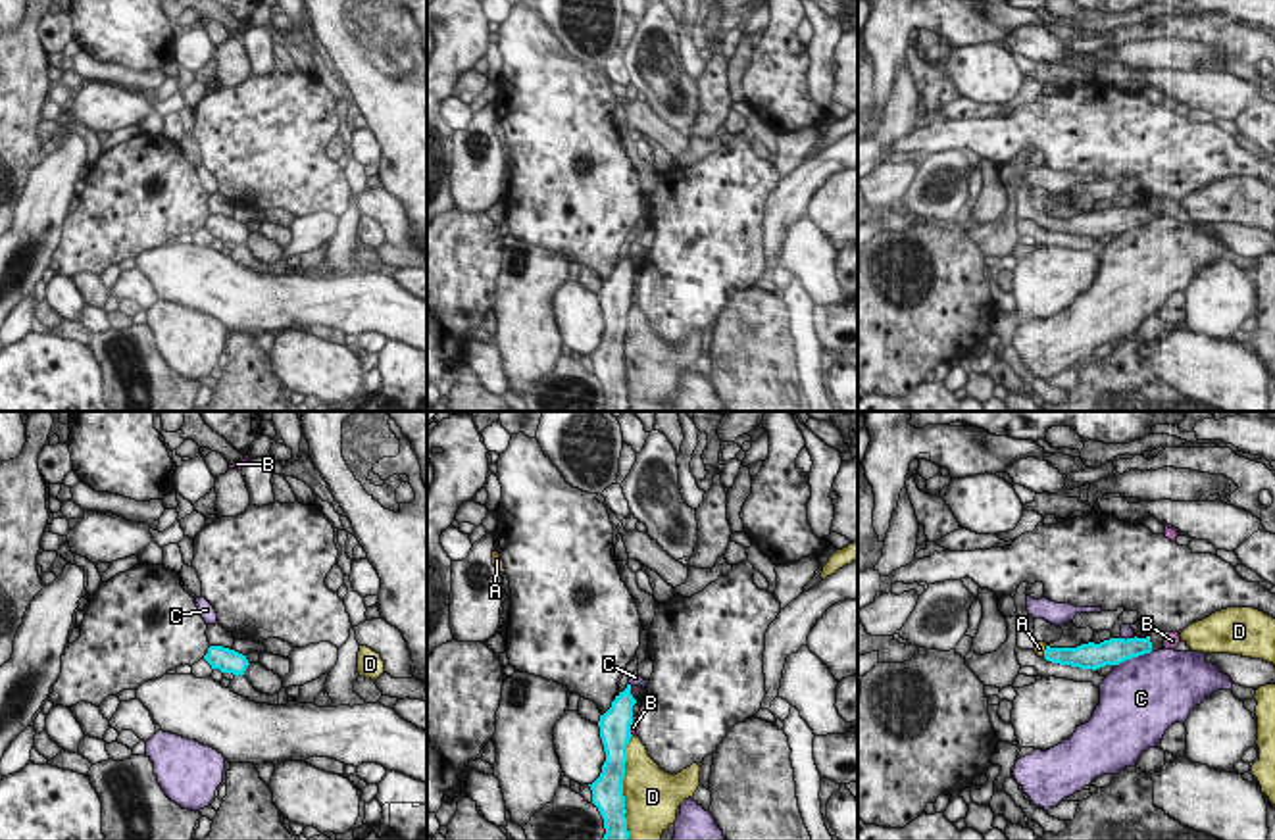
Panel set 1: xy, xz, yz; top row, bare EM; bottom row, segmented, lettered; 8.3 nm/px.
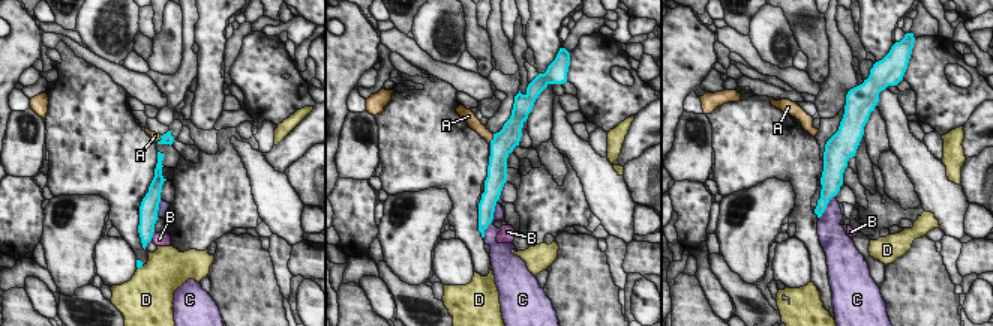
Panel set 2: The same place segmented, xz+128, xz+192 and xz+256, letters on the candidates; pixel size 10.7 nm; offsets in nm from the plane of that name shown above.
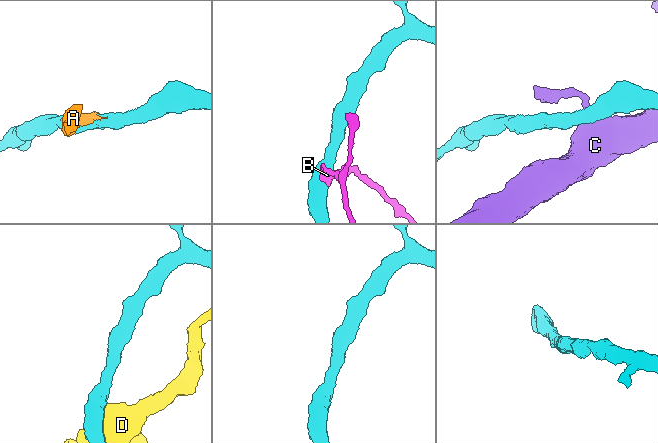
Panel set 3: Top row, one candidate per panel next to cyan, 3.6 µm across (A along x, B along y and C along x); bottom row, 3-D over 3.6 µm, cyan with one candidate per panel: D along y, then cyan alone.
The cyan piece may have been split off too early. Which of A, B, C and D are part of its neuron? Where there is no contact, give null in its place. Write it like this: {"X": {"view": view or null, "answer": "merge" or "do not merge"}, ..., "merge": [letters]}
{"A": {"view": "yz", "answer": "merge"}, "B": {"view": "xz", "answer": "do not merge"}, "C": {"view": "yz", "answer": "do not merge"}, "D": {"view": "xz", "answer": "do not merge"}, "merge": ["A"]}

